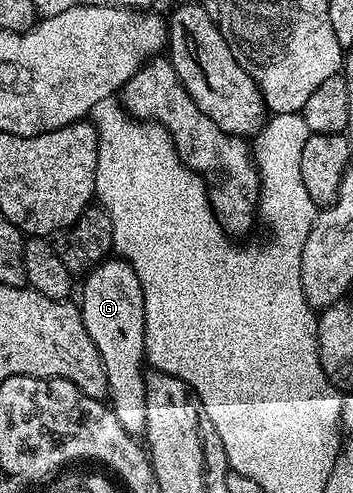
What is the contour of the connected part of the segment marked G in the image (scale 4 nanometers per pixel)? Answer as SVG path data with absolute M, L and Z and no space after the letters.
M111 257L99 267L87 271L81 283L82 320L84 329L88 329L88 337L92 337L92 345L100 349L104 373L108 373L108 405L130 435L141 436L145 432L148 417L144 409L147 372L142 371L146 363L142 286L136 273L121 257Z

